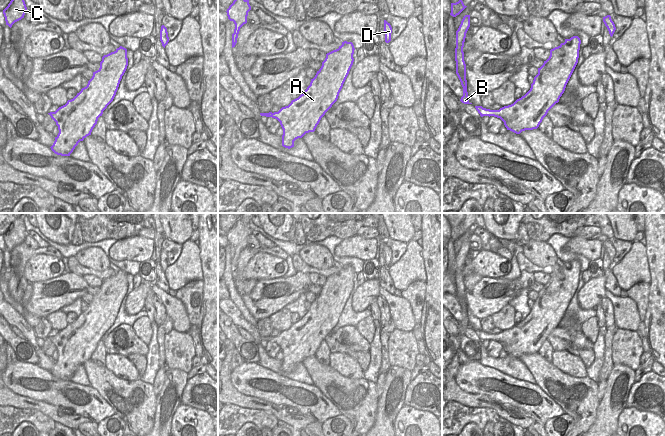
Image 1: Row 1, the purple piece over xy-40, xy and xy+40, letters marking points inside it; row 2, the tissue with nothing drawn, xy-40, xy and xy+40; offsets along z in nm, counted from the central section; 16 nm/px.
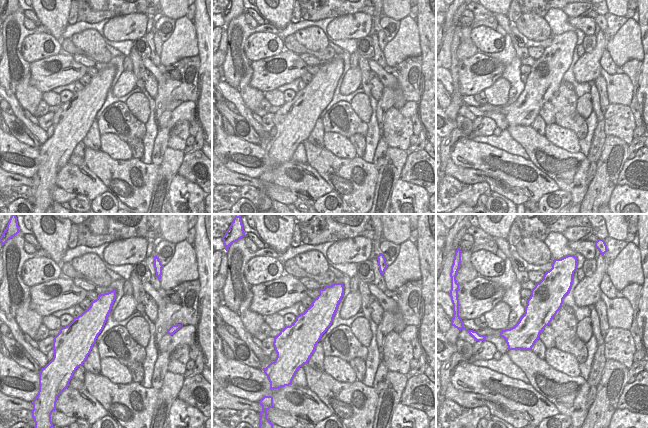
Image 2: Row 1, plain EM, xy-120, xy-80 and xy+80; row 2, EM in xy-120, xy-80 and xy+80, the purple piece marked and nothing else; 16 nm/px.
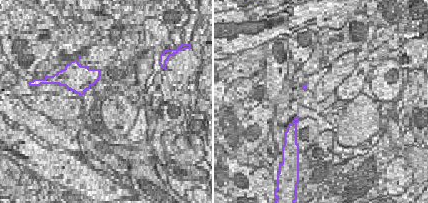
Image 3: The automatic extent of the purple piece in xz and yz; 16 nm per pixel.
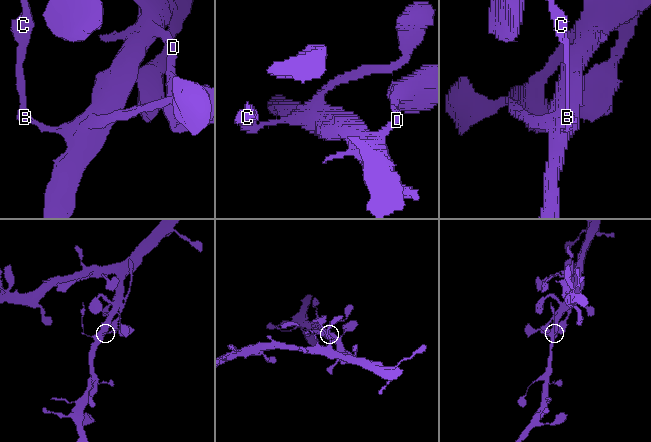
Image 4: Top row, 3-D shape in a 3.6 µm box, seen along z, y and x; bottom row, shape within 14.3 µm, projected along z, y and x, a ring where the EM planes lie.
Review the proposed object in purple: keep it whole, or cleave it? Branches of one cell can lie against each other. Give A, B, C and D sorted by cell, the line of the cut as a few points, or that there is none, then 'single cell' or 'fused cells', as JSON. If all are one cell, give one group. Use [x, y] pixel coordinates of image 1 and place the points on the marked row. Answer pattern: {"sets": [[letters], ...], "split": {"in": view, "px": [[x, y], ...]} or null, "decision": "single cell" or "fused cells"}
{"sets": [["A", "D"], ["B", "C"]], "split": {"in": "xy+40", "px": [[496, 110], [492, 115]]}, "decision": "fused cells"}

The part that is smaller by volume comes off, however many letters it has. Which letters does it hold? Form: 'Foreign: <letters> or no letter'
Foreign: B, C

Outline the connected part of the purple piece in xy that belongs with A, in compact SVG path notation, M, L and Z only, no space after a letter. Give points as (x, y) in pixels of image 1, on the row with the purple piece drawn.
M344 41L338 49L327 53L307 89L288 106L271 113L283 129L283 147L290 149L296 139L314 132L321 118L337 101L353 65L354 50L352 42Z

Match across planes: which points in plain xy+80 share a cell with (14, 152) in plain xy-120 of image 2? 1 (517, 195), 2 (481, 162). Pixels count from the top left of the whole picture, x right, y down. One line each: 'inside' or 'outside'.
1: outside
2: inside

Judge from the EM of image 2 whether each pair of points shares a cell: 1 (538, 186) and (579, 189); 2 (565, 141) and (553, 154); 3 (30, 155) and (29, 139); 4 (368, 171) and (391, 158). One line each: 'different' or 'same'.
1: different
2: different
3: different
4: different

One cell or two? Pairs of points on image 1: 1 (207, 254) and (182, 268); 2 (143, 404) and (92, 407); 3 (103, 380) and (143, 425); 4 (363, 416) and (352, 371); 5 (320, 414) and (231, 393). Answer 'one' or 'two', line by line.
1: two
2: two
3: one
4: two
5: two

